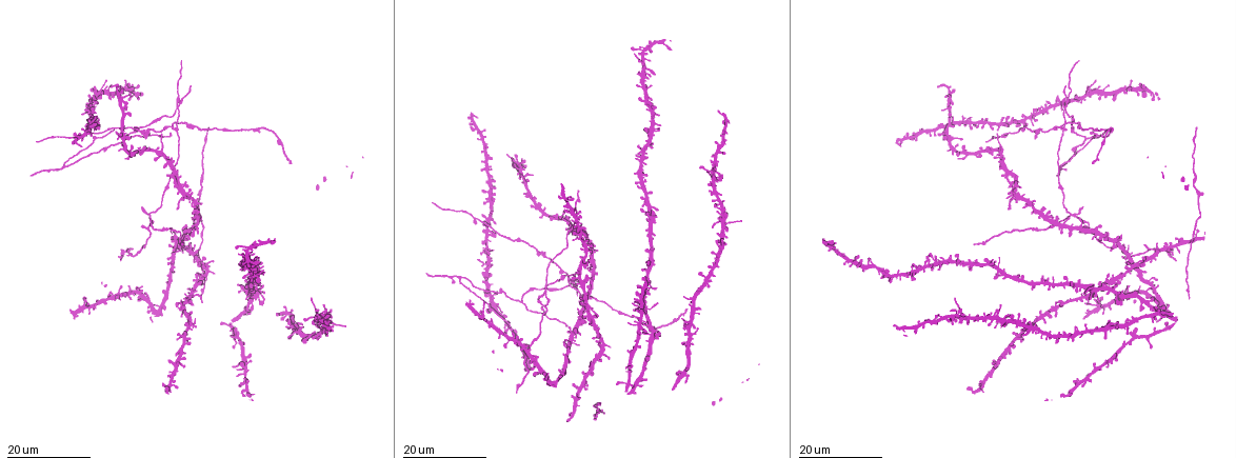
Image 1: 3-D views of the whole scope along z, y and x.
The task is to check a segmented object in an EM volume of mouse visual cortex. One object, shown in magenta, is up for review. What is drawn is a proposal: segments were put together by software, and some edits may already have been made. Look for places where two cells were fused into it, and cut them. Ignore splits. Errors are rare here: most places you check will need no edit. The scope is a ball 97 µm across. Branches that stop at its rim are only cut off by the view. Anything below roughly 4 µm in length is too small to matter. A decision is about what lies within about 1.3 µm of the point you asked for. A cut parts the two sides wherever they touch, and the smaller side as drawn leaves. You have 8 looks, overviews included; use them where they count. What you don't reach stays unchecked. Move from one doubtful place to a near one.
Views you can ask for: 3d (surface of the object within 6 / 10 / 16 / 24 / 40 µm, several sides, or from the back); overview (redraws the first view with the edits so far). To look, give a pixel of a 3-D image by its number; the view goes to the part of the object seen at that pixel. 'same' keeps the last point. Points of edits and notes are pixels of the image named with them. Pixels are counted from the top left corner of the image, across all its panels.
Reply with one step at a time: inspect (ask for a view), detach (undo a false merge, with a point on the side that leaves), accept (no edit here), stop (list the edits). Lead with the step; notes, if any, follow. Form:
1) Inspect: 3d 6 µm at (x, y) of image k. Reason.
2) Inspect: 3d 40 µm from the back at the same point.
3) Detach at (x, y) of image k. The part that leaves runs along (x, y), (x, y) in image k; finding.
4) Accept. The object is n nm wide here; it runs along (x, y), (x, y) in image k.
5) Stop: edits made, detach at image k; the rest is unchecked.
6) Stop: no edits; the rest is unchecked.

Inspect: 3d 16 µm at (178, 109) of image 1. Looks like a crossing.

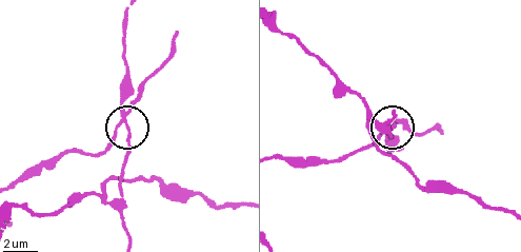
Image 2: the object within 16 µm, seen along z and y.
Inspect: 3d 10 µm at (123, 123) of image 2.

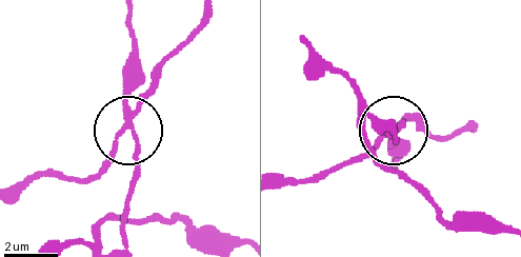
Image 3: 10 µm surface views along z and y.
Detach at (146, 91) of image 3. 4 arms meet here; the part that leaves runs along (128, 124), (94, 175), (33, 177), (13, 186) in image 3; a second cell is stuck on.

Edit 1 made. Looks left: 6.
Inspect: overview. Redraw.

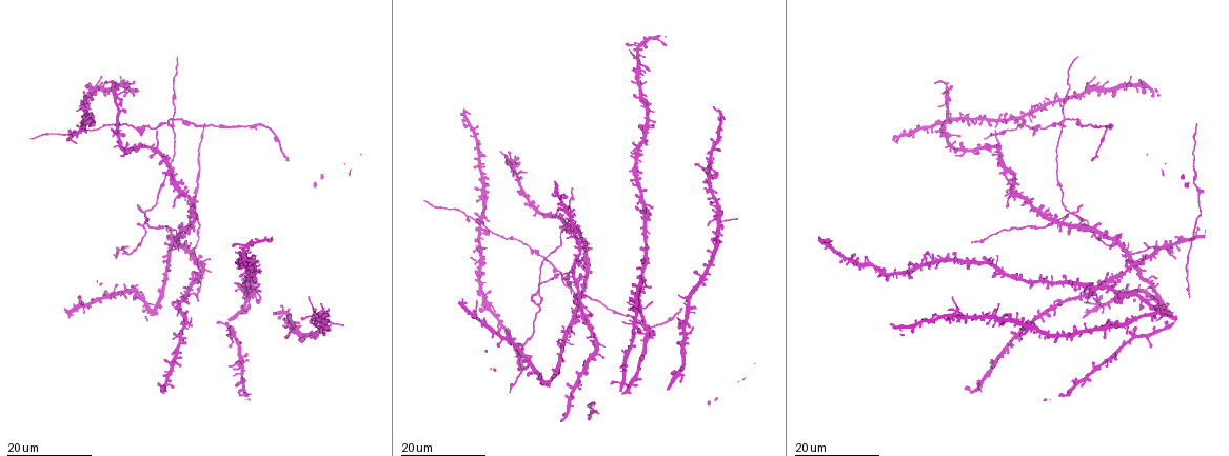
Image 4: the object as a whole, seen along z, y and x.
Inspect: 3d 16 µm at (146, 212) of image 4. Three-way junction.

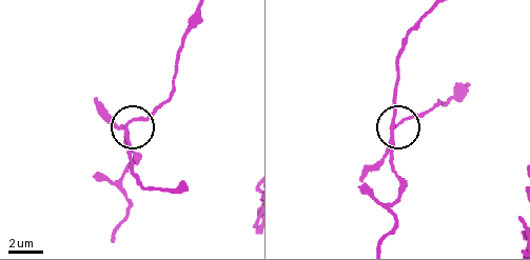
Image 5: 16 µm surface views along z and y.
Inspect: 3d 6 µm at (129, 123) of image 5.

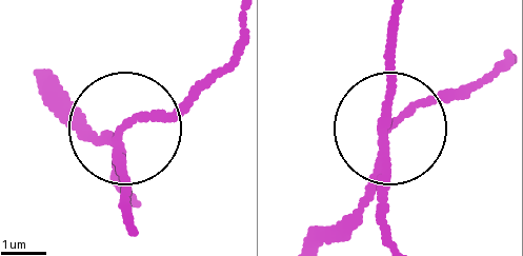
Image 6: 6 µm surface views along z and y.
Detach at (123, 177) of image 6. The side arm is 36 µm long; the part that leaves runs along (121, 152), (132, 223) in image 6; a second cell is stuck on.

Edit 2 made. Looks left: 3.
Inspect: overview. See it whole again.

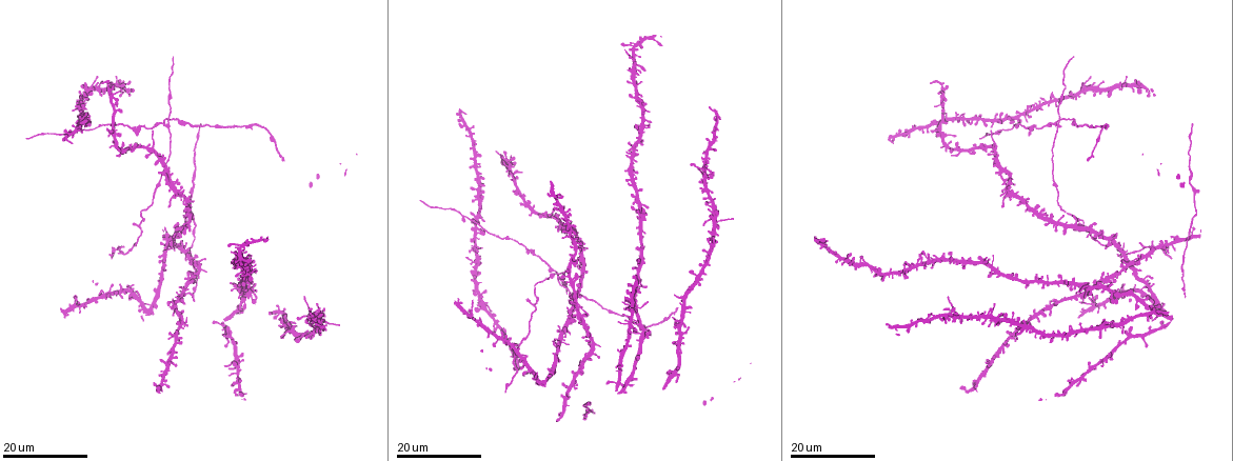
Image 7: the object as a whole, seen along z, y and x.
Inspect: 3d 24 µm at (1005, 191) of image 7. Thin arm on a thick one.

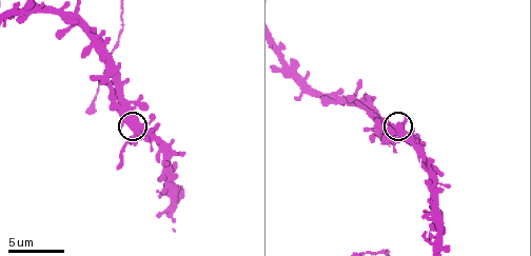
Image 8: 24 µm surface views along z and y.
Inspect: 3d 10 µm at (135, 127) of image 8. Closer look.

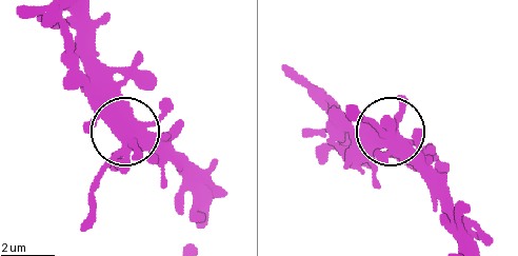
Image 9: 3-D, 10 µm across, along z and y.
Accept. One cell here.

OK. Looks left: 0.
Stop: edits made, detach at image 3, detach at image 6; the rest is unchecked.

